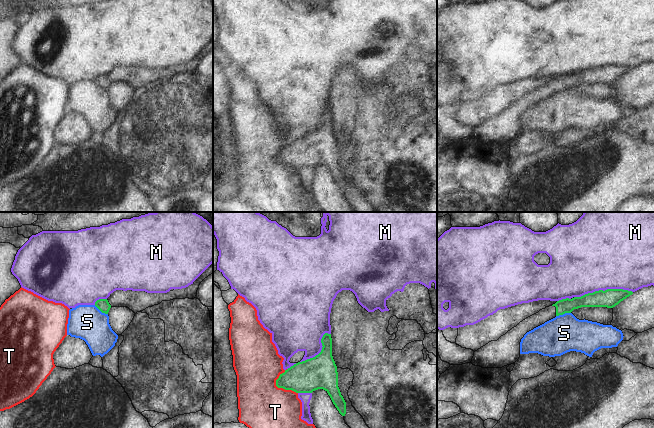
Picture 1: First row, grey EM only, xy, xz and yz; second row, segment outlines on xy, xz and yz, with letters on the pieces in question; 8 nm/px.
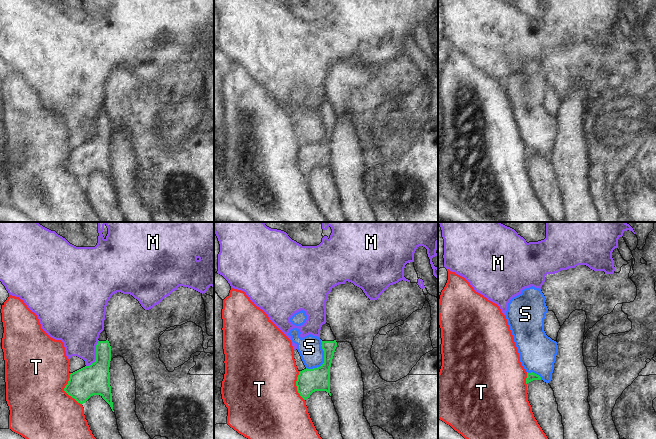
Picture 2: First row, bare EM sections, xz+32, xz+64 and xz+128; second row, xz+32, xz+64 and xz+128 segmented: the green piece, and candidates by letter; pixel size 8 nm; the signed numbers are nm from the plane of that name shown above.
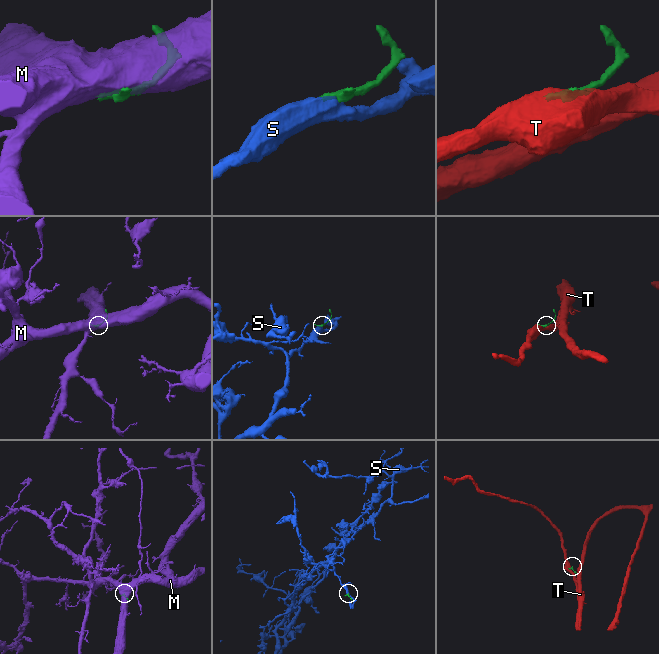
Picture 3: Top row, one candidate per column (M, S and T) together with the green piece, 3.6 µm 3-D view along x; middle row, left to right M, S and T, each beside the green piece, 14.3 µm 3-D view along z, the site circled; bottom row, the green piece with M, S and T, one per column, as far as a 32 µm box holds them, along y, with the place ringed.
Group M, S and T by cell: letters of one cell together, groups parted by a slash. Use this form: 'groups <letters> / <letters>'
groups M / S / T

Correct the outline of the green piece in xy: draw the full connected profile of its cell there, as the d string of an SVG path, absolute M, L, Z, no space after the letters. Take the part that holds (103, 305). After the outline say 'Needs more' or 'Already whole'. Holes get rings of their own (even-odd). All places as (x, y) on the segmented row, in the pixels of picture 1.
M99 299L95 302L95 306L102 312L105 314L108 314L111 305L109 304L107 299Z. Already whole.

